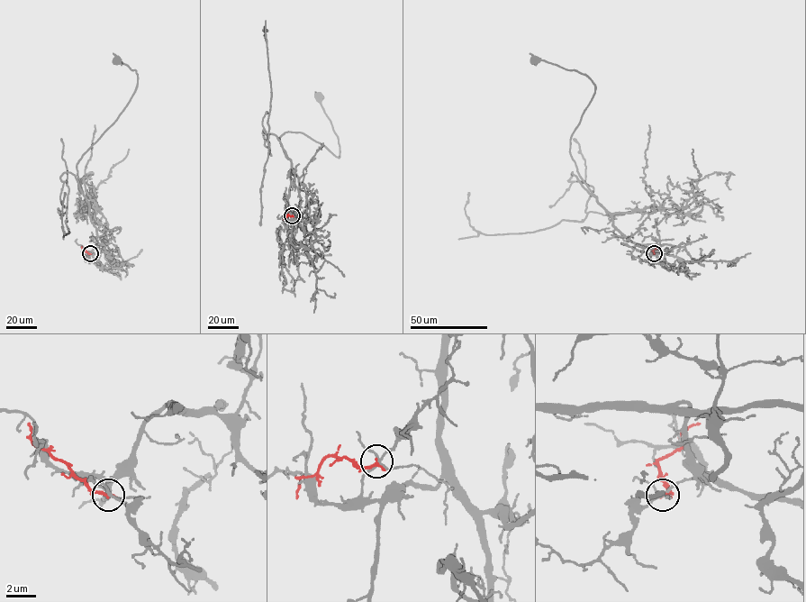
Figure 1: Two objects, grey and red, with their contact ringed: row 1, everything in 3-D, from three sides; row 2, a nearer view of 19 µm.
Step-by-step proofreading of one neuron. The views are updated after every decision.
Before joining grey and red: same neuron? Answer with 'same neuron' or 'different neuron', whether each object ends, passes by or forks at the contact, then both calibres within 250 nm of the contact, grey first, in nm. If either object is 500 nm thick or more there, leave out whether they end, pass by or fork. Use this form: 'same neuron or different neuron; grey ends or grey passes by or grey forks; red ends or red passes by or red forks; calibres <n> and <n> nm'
different neuron; grey forks; red ends; calibres 160 and 240 nm

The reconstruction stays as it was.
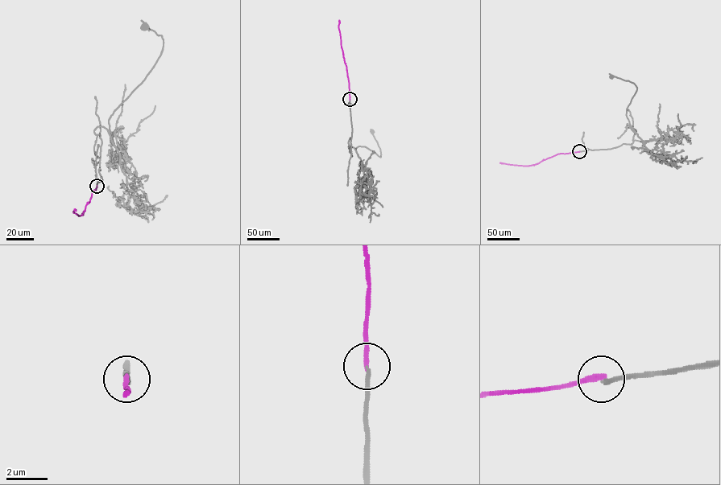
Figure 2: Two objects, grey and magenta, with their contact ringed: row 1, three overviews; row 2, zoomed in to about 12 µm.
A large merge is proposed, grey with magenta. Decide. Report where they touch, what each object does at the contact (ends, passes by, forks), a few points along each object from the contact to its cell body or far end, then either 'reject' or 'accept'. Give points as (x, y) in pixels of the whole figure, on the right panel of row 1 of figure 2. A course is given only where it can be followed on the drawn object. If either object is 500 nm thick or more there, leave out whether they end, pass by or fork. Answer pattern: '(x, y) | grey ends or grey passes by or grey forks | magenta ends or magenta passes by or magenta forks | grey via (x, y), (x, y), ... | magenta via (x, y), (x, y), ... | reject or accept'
(579, 151) | grey ends | magenta ends | grey via (579, 151), (633, 141), (636, 130), (625, 127), (627, 124), (636, 133), (626, 110), (636, 87), (611, 76) | magenta via (579, 151), (558, 154), (529, 166), (499, 162) | reject

